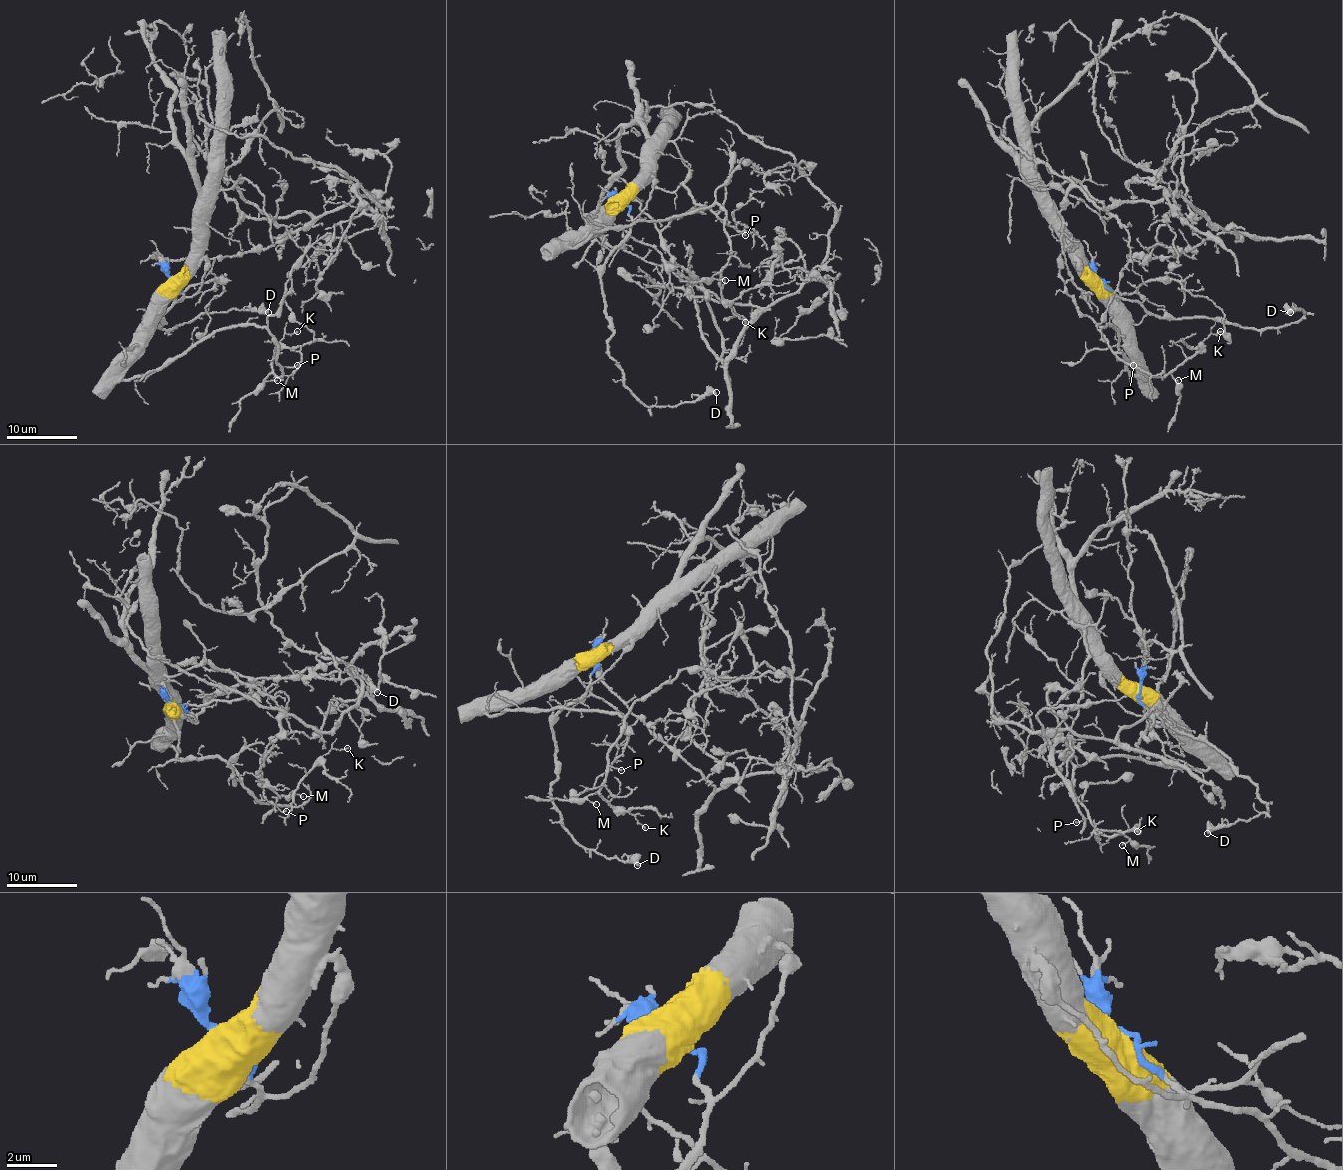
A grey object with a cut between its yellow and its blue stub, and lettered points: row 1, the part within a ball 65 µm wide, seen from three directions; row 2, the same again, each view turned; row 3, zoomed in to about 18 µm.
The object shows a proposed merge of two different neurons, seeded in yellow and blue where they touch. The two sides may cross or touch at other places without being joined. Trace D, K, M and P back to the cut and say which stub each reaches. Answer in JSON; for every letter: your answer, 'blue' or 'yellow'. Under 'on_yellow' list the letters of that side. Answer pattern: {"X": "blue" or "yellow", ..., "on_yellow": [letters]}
{"D": "blue", "K": "yellow", "M": "yellow", "P": "yellow", "on_yellow": ["K", "M", "P"]}

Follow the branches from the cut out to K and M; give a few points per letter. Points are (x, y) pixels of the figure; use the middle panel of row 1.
K: (620, 200), (571, 246), (596, 232), (716, 204), (731, 245), (722, 300), (745, 323)
M: (620, 200), (571, 246), (596, 232), (713, 204), (725, 213), (731, 245), (731, 257), (713, 277), (725, 280)

